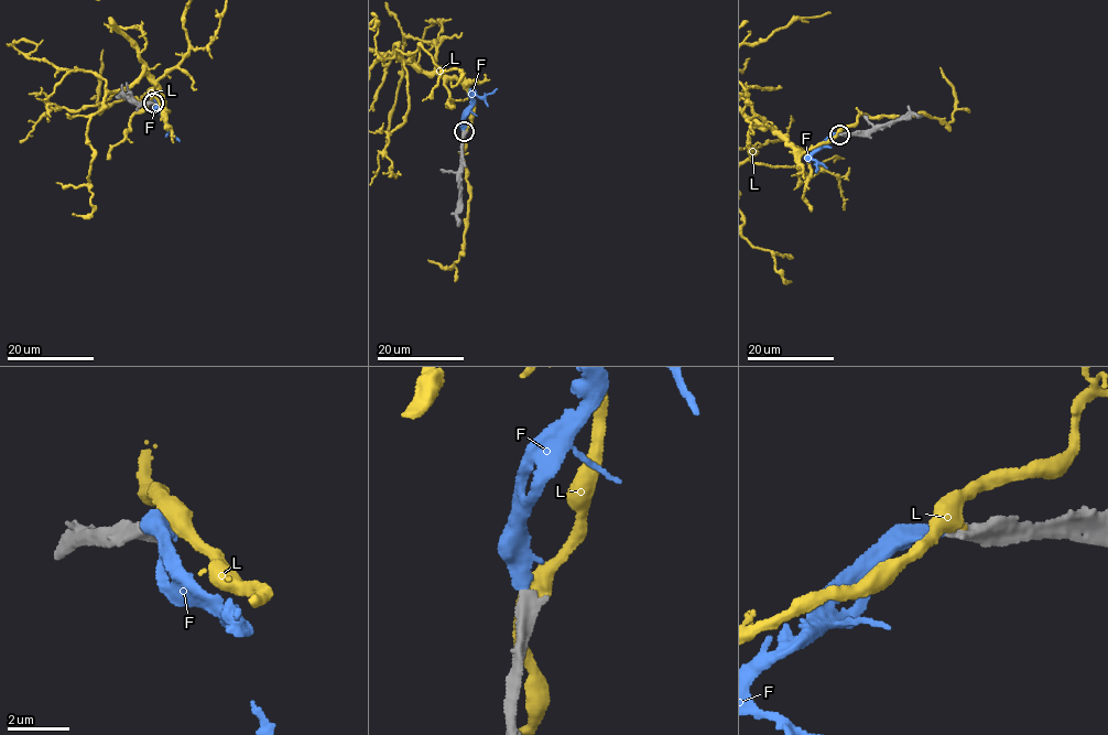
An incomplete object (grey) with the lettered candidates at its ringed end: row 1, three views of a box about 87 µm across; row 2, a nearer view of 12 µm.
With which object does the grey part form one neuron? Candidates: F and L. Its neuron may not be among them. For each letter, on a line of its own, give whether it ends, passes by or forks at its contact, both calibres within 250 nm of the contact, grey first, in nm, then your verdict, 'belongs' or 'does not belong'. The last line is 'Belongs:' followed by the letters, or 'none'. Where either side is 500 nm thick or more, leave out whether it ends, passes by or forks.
F: it ends; calibres 440 and 440 nm; belongs
L: calibres 500 and 500 nm; does not belong
Belongs: F

